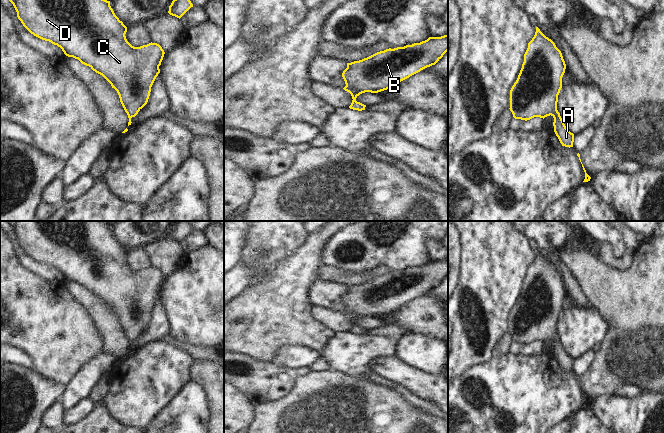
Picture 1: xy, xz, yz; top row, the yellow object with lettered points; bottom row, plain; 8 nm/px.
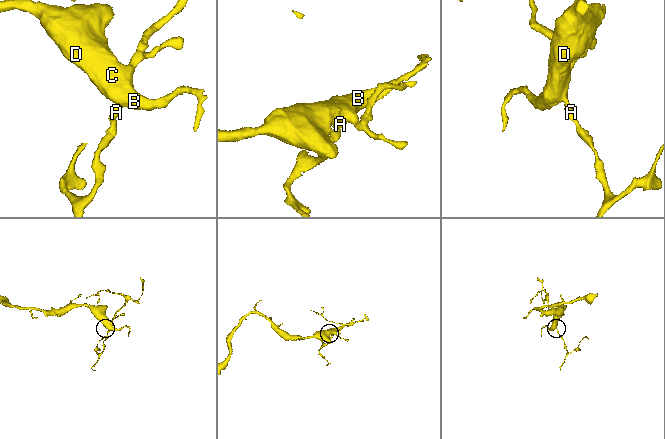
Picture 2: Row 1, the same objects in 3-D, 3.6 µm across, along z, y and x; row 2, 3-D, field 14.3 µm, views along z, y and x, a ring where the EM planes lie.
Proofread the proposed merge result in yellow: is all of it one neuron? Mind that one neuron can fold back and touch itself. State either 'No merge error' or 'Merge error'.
No merge error.

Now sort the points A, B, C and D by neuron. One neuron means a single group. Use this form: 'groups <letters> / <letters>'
groups A B C D

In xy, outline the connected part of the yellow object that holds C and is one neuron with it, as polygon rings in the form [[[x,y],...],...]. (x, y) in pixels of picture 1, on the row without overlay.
[[[6,221],[14,230],[17,241],[23,250],[34,260],[49,265],[62,273],[68,281],[78,283],[93,295],[102,299],[114,312],[120,326],[128,339],[128,350],[131,342],[147,328],[151,311],[160,297],[159,290],[164,281],[164,274],[157,267],[140,271],[132,270],[126,263],[127,251],[115,239],[110,225],[100,221]]]

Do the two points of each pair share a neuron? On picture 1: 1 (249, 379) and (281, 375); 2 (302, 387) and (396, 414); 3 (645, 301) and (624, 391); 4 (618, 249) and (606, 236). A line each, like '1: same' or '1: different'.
1: same
2: same
3: different
4: same

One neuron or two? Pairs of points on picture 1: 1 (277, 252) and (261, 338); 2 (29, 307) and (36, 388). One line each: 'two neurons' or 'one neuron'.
1: two neurons
2: two neurons

